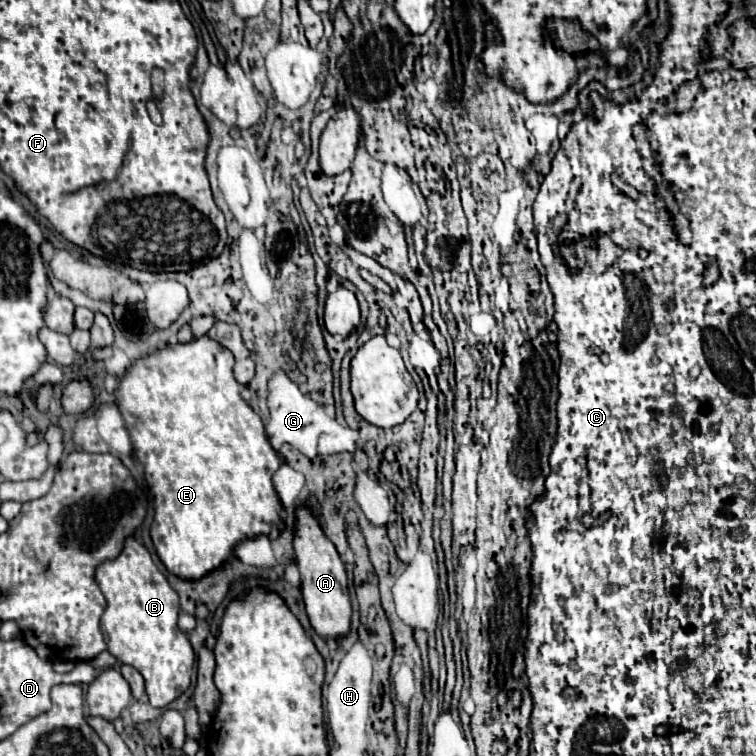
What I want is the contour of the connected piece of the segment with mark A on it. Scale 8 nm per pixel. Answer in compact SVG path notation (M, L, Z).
M308 506L296 508L296 520L294 520L294 554L296 564L300 570L300 586L302 596L306 604L306 614L310 618L312 628L322 638L340 638L346 636L350 630L350 596L348 596L348 578L344 570L344 562L340 560L340 554L336 546L328 540L324 530L320 528L318 520L314 518L312 510Z

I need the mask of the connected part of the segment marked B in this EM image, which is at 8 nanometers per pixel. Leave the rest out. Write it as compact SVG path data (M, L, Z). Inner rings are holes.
M132 536L126 538L124 548L116 558L104 560L96 568L96 582L106 598L106 610L100 618L100 630L104 634L108 652L118 662L134 666L142 674L144 684L146 684L146 694L148 694L152 706L156 706L156 708L168 706L190 686L190 674L192 674L192 666L194 666L194 650L190 646L190 640L184 632L178 630L178 624L176 624L178 614L180 614L180 598L178 598L176 590L168 584L166 576L152 562L152 556L144 548L144 544L140 544Z

